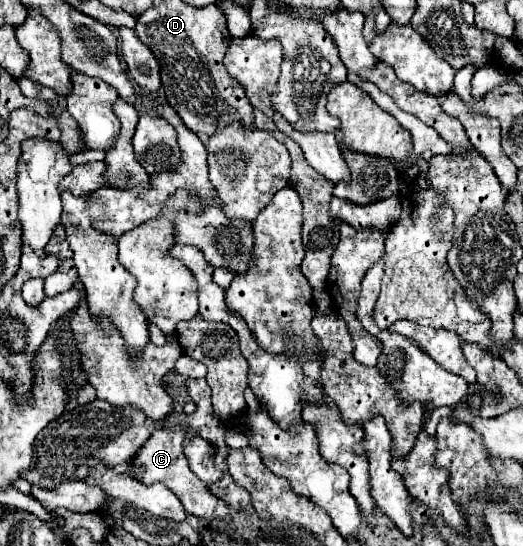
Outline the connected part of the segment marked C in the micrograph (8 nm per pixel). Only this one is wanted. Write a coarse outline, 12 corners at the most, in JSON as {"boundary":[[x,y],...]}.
{"boundary":[[160,428],[132,456],[144,484],[162,482],[188,514],[228,518],[182,452],[194,430]]}

